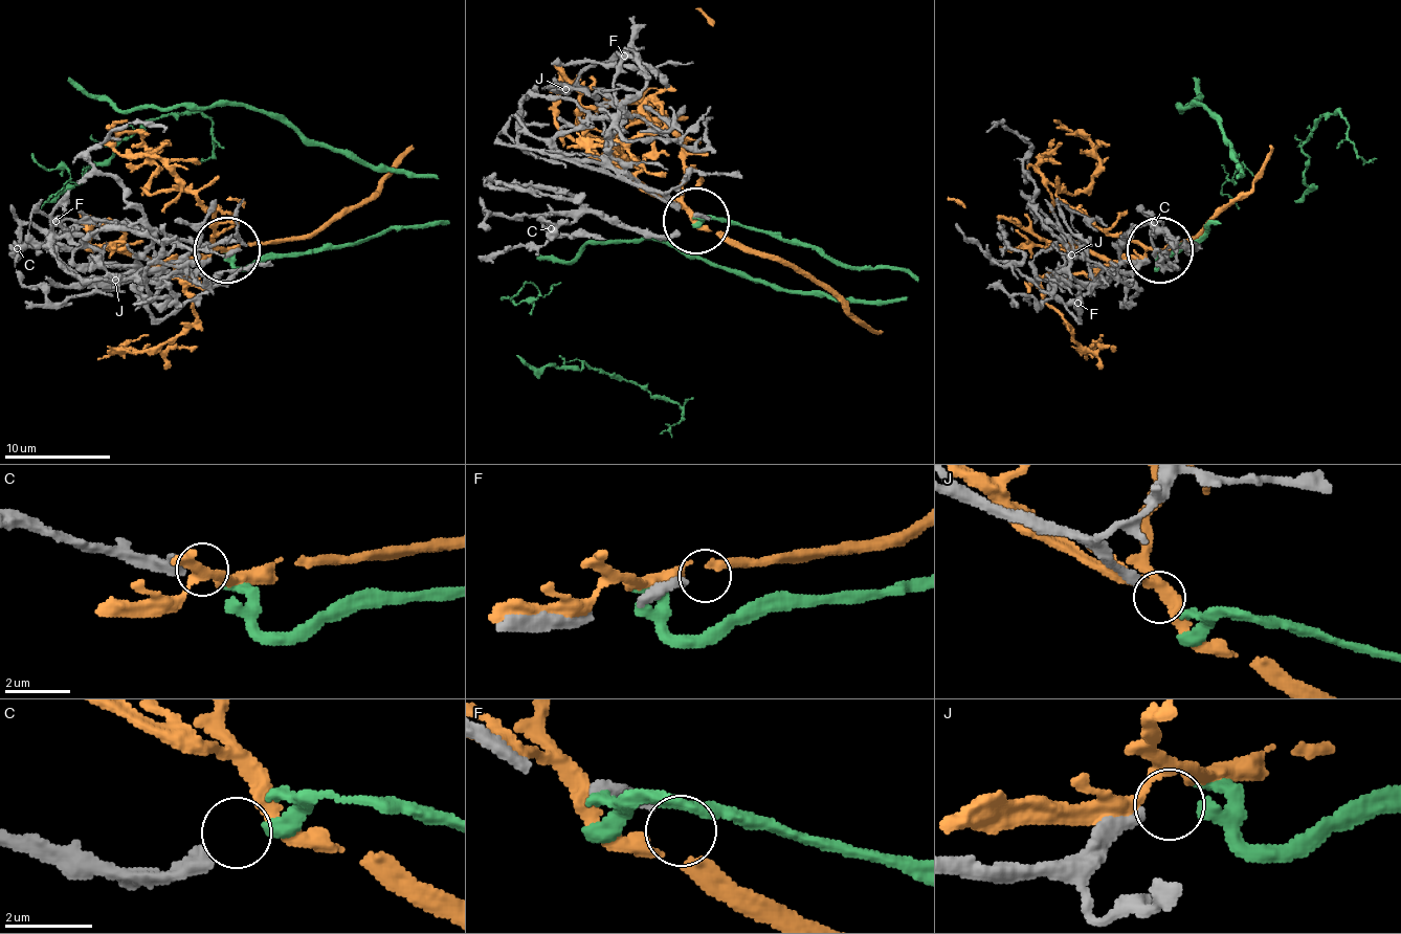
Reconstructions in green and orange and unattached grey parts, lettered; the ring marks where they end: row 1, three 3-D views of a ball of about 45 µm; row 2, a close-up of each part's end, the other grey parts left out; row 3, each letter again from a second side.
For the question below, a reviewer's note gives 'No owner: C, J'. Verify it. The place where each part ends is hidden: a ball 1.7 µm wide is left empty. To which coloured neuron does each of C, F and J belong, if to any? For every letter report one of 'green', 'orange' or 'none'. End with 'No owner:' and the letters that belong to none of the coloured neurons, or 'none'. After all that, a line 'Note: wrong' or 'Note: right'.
C: green
F: none
J: none
No owner: F, J
Note: wrong

